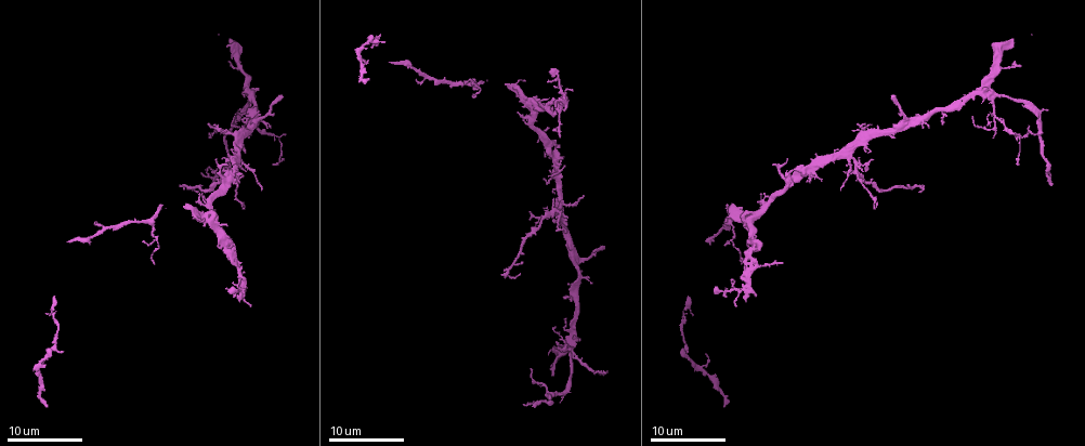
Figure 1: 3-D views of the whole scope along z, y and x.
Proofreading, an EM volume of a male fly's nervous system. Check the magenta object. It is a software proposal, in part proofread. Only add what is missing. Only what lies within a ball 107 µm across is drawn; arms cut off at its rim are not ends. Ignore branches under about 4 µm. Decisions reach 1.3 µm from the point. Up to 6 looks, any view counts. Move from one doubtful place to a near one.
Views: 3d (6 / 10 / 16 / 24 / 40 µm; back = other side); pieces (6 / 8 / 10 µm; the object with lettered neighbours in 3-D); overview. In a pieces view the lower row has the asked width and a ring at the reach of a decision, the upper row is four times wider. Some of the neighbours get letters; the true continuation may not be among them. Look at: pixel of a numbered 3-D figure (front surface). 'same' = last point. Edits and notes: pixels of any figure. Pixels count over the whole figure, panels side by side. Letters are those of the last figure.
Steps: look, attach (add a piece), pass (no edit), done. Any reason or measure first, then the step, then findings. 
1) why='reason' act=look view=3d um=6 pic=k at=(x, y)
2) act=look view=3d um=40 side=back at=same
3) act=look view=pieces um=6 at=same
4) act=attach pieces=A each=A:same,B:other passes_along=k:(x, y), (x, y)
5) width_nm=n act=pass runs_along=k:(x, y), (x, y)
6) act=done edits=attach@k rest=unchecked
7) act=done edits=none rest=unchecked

why='free end' act=look view=pieces um=10 pic=1 at=(208, 123)

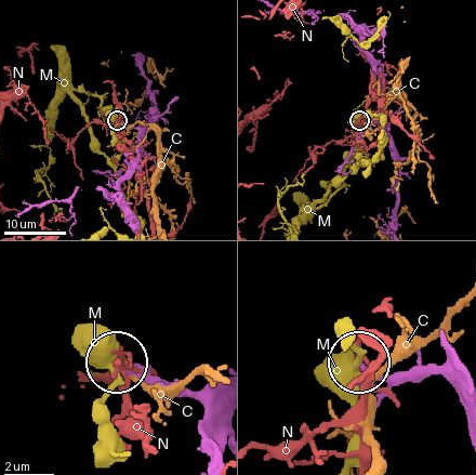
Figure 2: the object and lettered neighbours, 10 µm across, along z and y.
act=pass each=C:other,M:other,N:other runs_along=2:(449, 346), (447, 359), (424, 371), (381, 378), (358, 361) found='none of them fits'

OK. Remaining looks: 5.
act=look view=3d um=6 pic=1 at=(532, 368)

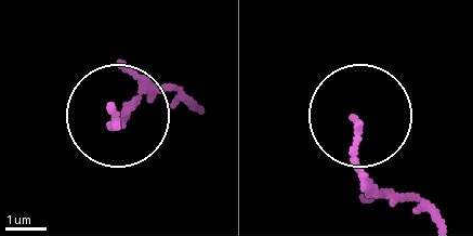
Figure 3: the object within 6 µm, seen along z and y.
act=look view=pieces um=8 pic=3 at=(113, 109)

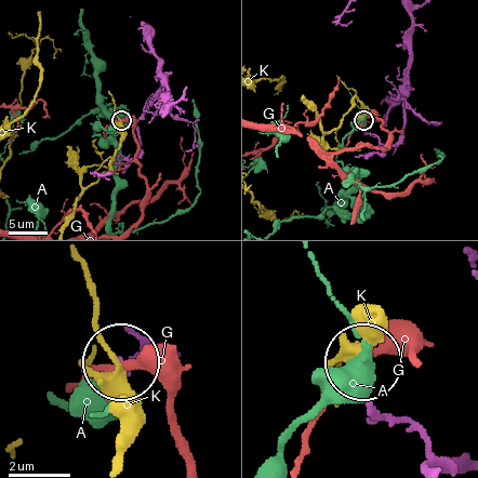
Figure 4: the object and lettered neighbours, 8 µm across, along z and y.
act=pass each=A:other,G:other,K:other found='none of them fits'

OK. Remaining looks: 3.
why='free end' act=look view=pieces um=10 pic=1 at=(566, 297)

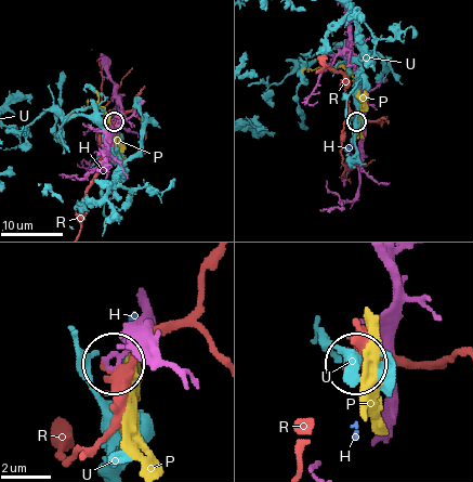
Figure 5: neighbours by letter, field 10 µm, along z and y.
act=pass each=H:other,P:other,R:other,U:other found='none of them fits'

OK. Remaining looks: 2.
act=done edits=none rest=unchecked

